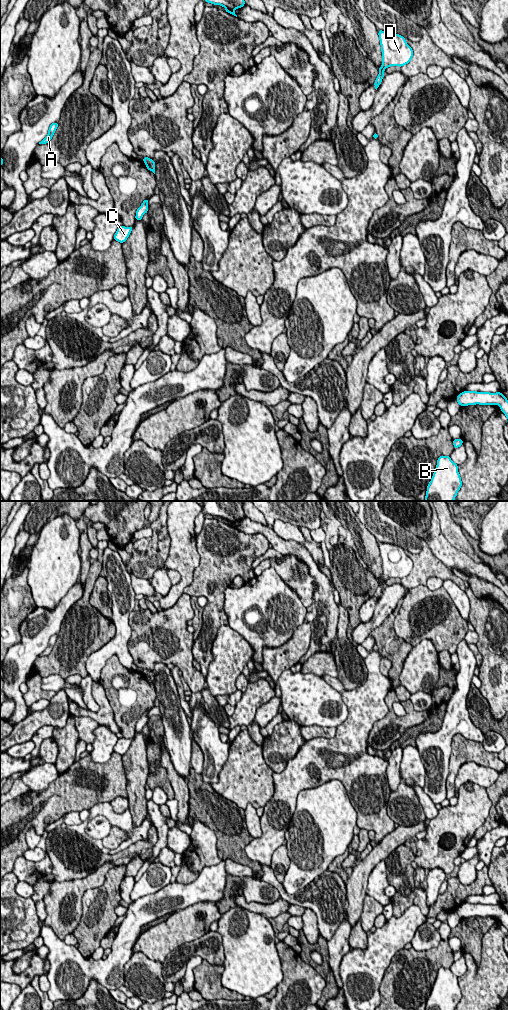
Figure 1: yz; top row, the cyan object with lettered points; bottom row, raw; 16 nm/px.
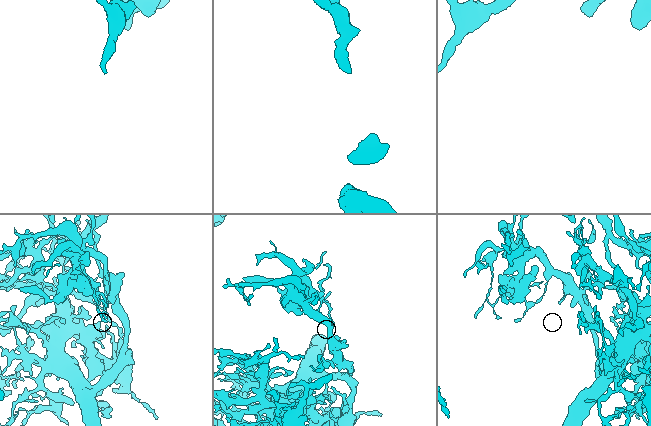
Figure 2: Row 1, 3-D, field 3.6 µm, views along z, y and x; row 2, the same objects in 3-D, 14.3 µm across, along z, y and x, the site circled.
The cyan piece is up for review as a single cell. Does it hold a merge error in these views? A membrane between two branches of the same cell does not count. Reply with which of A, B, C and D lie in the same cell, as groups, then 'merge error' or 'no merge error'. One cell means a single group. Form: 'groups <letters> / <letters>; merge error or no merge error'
groups A B C D; no merge error

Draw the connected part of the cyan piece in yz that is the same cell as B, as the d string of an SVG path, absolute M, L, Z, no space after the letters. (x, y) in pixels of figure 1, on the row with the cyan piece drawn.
M441 455L427 486L425 501L454 501L461 486L458 465L450 456Z

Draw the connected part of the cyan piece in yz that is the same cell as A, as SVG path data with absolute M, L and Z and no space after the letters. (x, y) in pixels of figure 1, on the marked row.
M57 122L52 123L50 125L50 127L49 127L47 136L41 142L39 142L39 144L49 143L50 140L52 139L54 133L55 133L57 127L58 127L58 123Z

